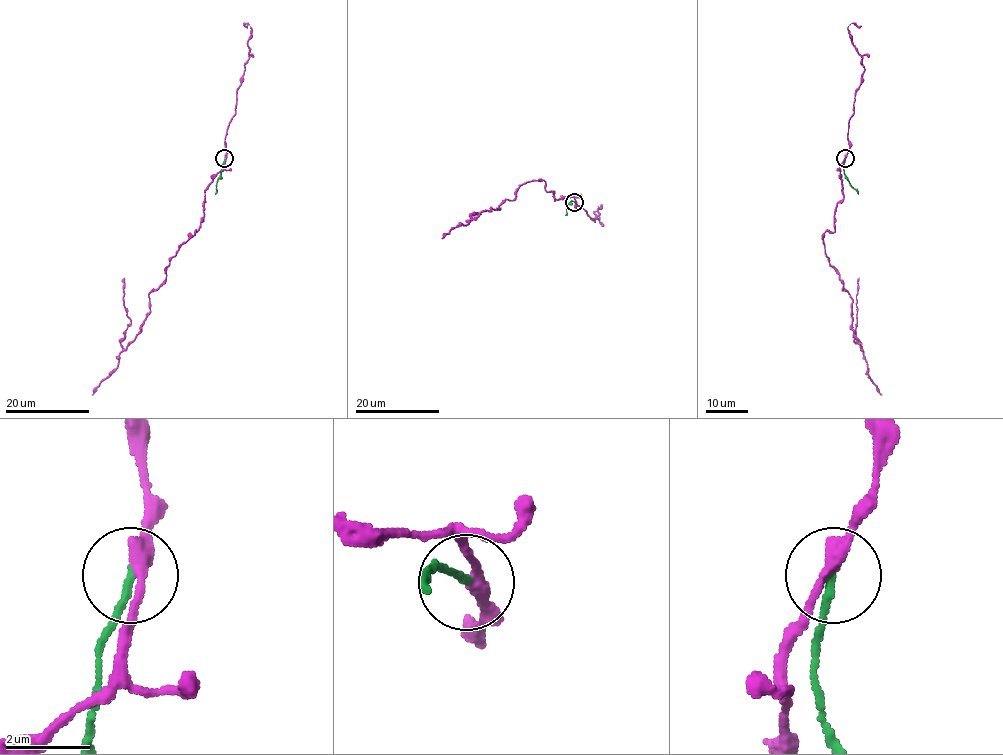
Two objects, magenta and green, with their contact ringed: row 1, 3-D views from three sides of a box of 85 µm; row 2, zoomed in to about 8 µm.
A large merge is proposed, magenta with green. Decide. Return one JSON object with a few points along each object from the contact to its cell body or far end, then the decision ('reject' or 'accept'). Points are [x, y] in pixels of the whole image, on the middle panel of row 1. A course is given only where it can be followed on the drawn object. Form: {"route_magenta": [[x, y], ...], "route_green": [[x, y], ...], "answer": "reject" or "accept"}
{"route_magenta": [[574, 202], [573, 197], [554, 200], [543, 180], [532, 180], [499, 210], [473, 216]], "route_green": [[574, 202], [570, 201], [565, 215]], "answer": "reject"}

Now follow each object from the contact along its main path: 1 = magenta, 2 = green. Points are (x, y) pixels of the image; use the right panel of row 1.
1: (845, 158), (843, 198), (823, 244), (853, 300), (852, 329), (861, 348), (859, 278)
2: (845, 159), (844, 177), (858, 193)

